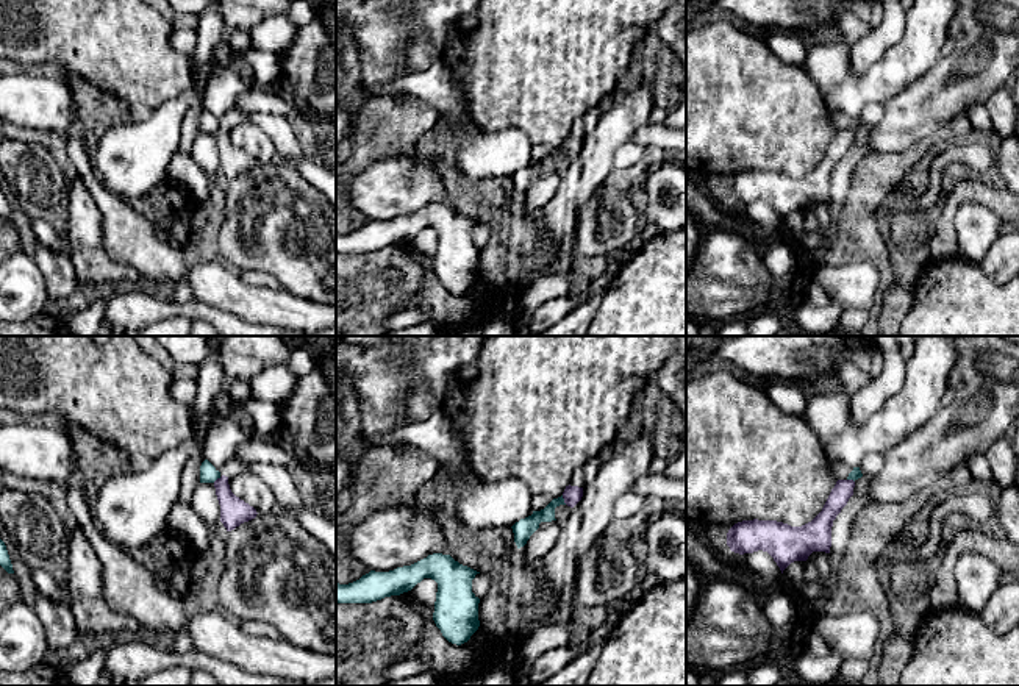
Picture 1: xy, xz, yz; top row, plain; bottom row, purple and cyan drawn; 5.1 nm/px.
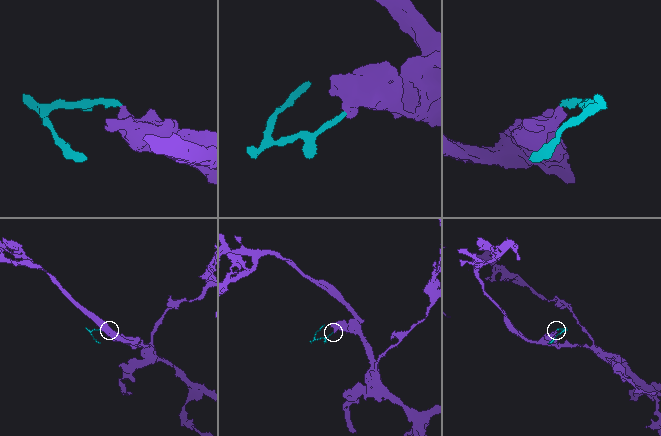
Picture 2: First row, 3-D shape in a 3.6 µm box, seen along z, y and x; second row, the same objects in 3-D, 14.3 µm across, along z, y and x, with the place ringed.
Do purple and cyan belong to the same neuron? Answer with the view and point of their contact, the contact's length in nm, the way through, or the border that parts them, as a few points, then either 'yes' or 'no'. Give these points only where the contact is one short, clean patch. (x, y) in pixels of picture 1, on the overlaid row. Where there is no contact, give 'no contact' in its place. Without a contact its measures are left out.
meets purple in xz at (564, 500); contact 50 nm long; border along xz (561, 496), (566, 503); no

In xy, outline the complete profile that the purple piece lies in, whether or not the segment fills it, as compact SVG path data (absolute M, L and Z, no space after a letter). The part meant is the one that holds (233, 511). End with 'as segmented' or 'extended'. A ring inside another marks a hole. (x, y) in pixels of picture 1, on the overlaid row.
M228 477L217 478L214 488L220 505L220 522L227 531L256 517L256 509L231 492Z | as segmented

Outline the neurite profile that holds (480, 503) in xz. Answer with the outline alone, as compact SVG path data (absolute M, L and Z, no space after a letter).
M442 408L428 419L413 422L380 436L380 444L406 442L438 461L456 486L458 519L470 528L513 527L528 517L531 497L528 486L516 477L484 481L470 467L466 447Z

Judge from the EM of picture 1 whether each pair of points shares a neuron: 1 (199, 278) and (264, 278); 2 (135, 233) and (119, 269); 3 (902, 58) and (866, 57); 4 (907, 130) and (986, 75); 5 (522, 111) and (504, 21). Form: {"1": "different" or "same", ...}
{"1": "different", "2": "different", "3": "different", "4": "same", "5": "same"}

